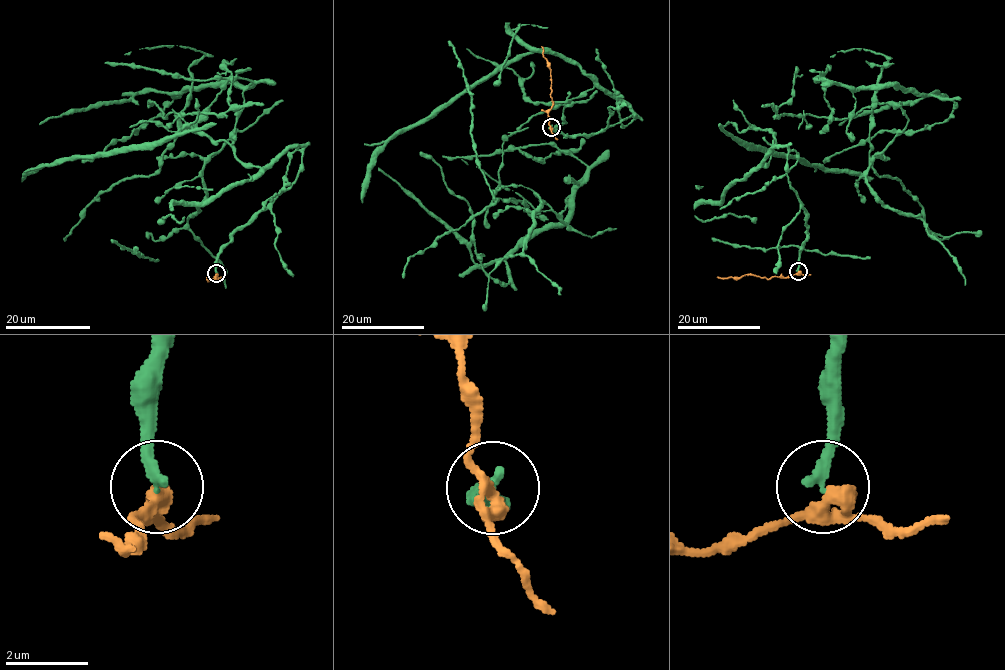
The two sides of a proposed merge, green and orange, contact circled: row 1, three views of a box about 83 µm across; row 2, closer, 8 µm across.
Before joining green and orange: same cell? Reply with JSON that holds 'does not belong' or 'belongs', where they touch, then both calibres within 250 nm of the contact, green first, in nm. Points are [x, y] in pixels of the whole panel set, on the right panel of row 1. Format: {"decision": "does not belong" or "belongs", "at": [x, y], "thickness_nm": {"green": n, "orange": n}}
{"decision": "does not belong", "at": [798, 271], "thickness_nm": {"green": 280, "orange": 320}}

